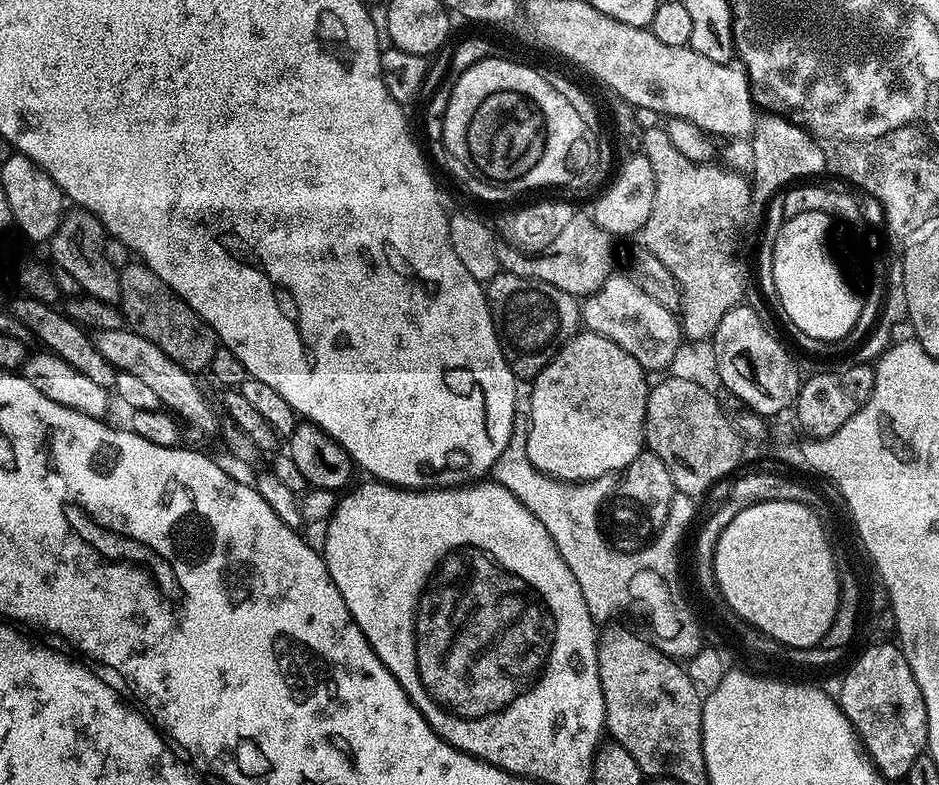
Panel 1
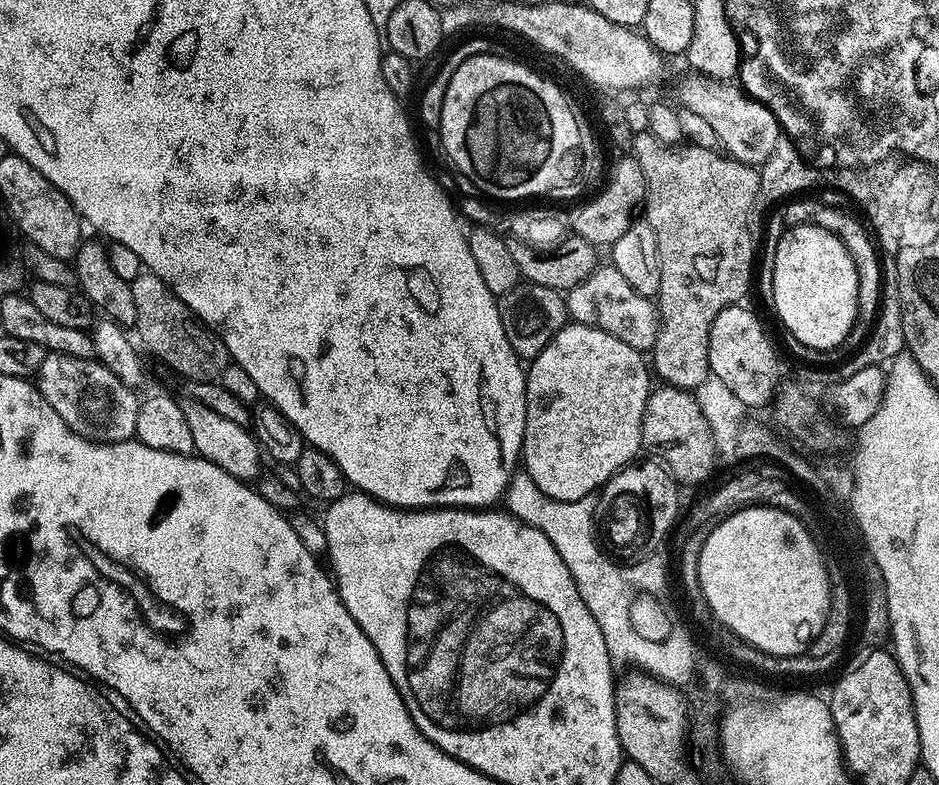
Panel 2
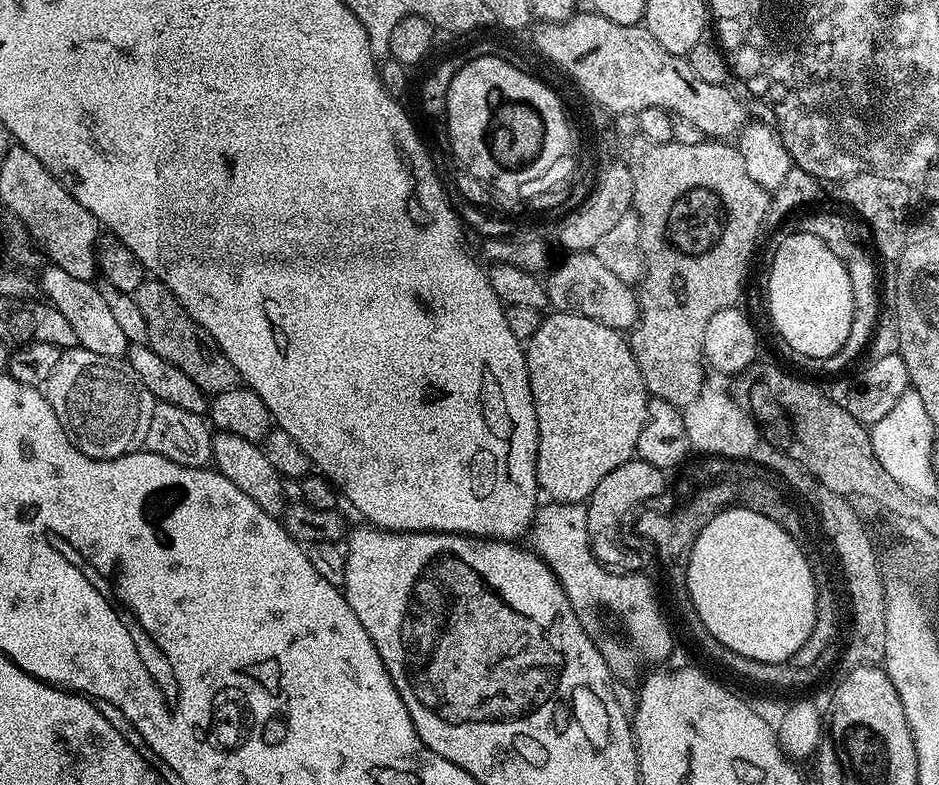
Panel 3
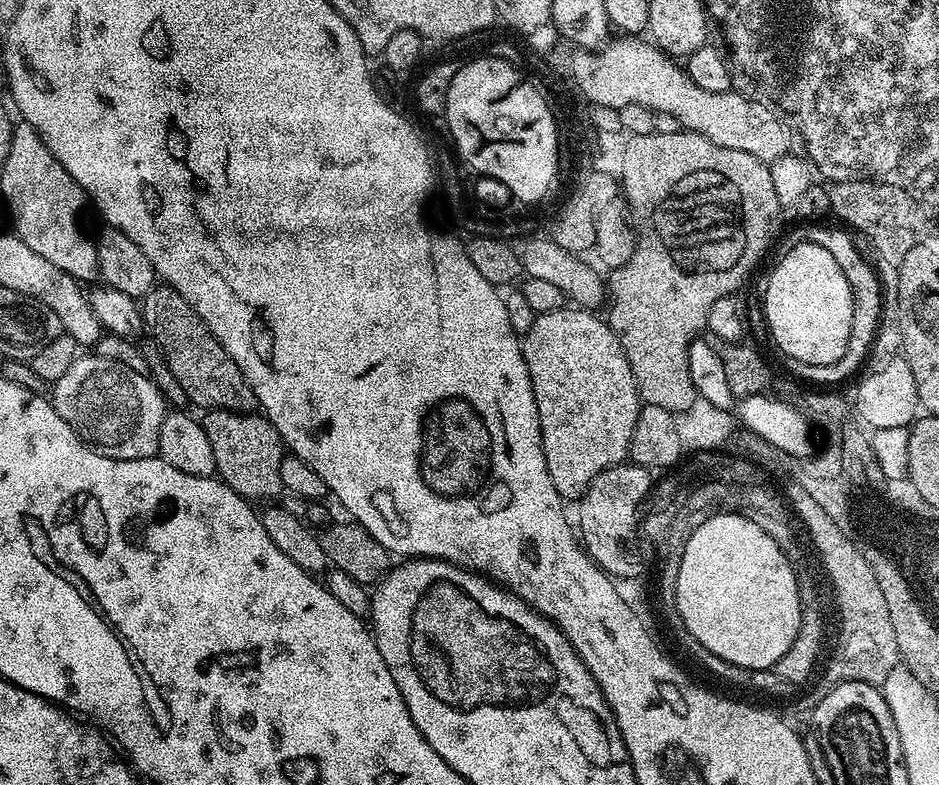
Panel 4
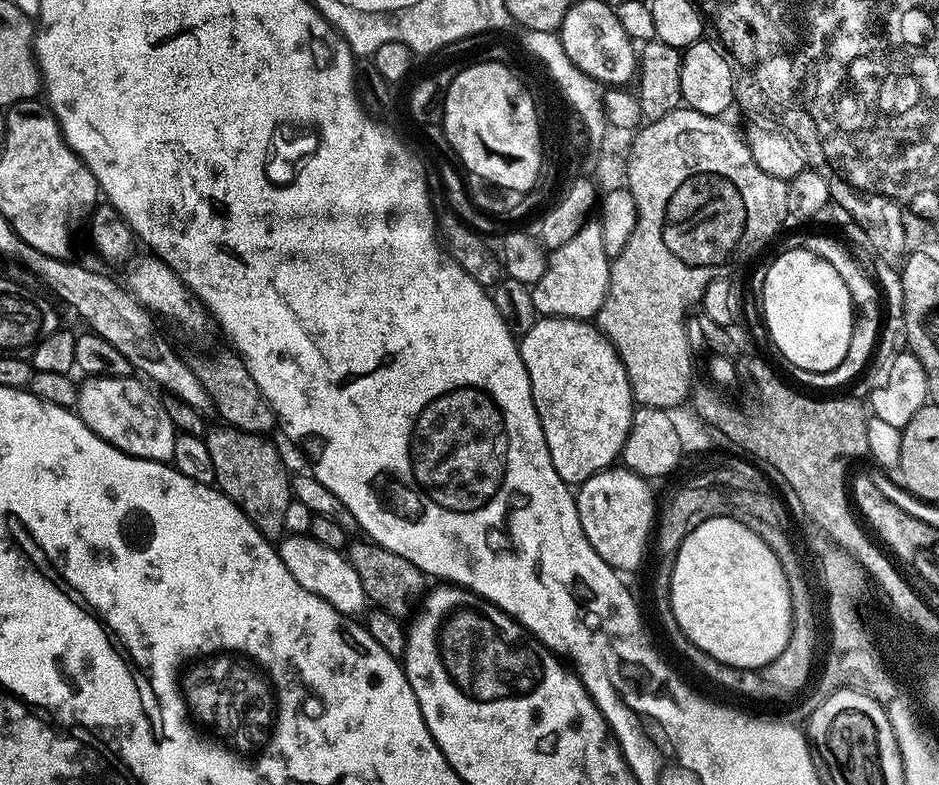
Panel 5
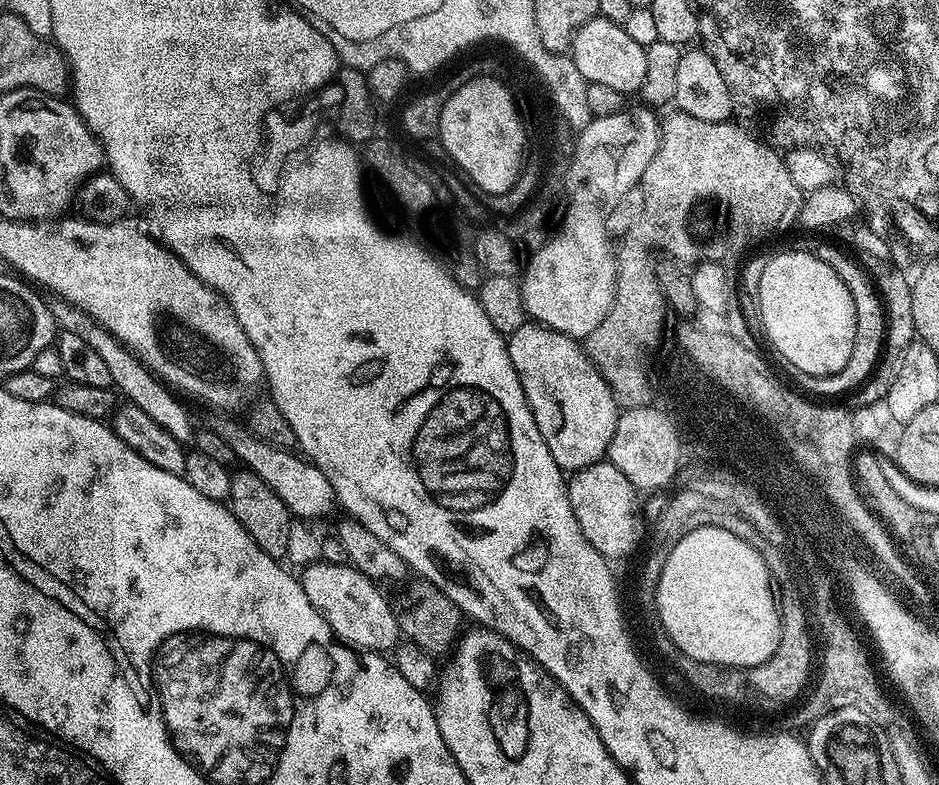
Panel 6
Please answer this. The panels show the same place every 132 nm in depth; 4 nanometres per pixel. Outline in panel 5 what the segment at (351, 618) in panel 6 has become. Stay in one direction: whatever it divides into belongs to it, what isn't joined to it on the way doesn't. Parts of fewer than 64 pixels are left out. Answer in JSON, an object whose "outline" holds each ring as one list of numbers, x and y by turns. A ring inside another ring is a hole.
{"outline":[[308,534,285,535,279,541,278,551,286,570,294,574,294,582,298,582,298,586,310,594,318,594,318,598,330,602,330,606,334,606,334,610,338,610,341,616,356,618,360,611,365,611,366,597,362,582,343,551,330,550,330,546,322,546,322,542,313,540]]}

